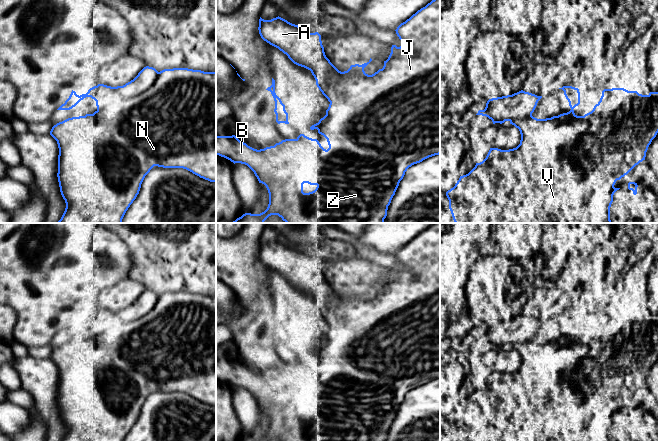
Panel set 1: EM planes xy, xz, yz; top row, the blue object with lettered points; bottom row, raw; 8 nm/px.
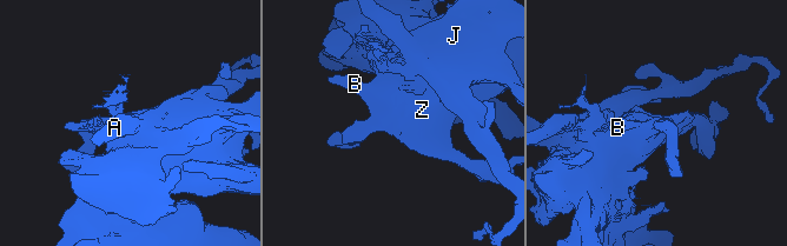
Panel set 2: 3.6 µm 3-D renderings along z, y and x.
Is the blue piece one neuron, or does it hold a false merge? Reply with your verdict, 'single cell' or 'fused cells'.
fused cells

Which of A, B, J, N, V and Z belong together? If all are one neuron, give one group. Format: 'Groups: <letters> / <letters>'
Groups: A / B J N V Z

